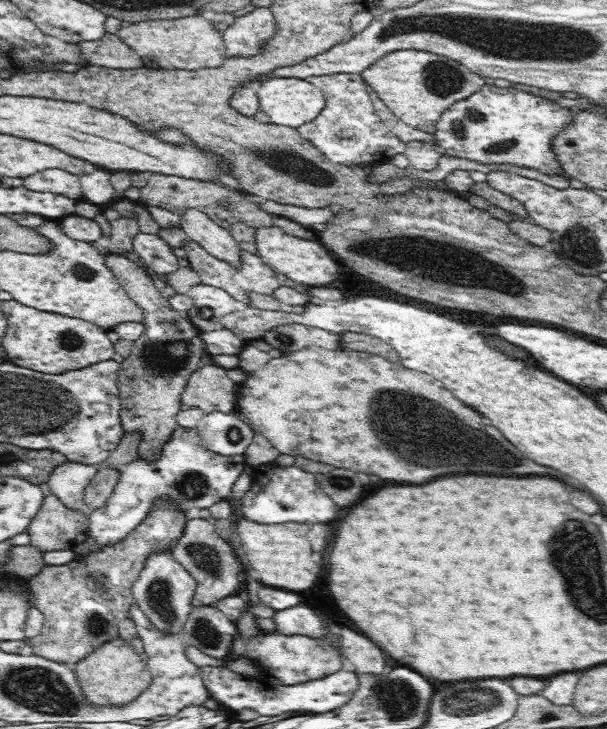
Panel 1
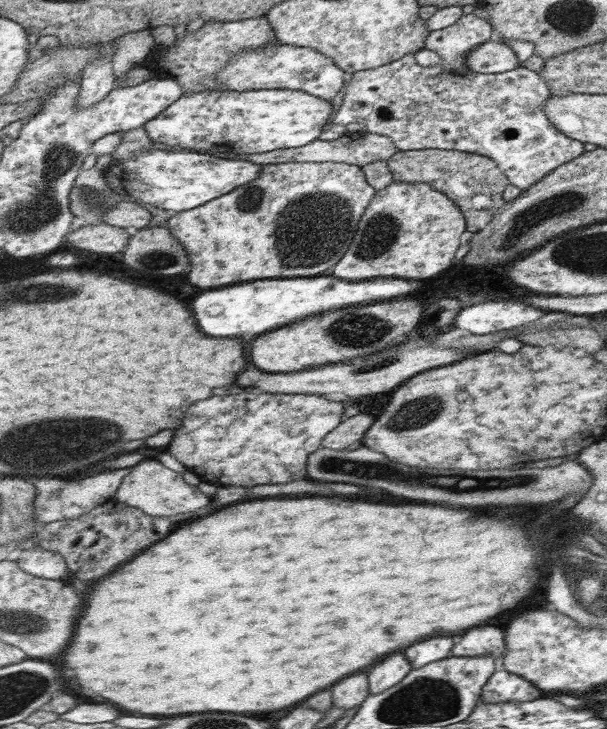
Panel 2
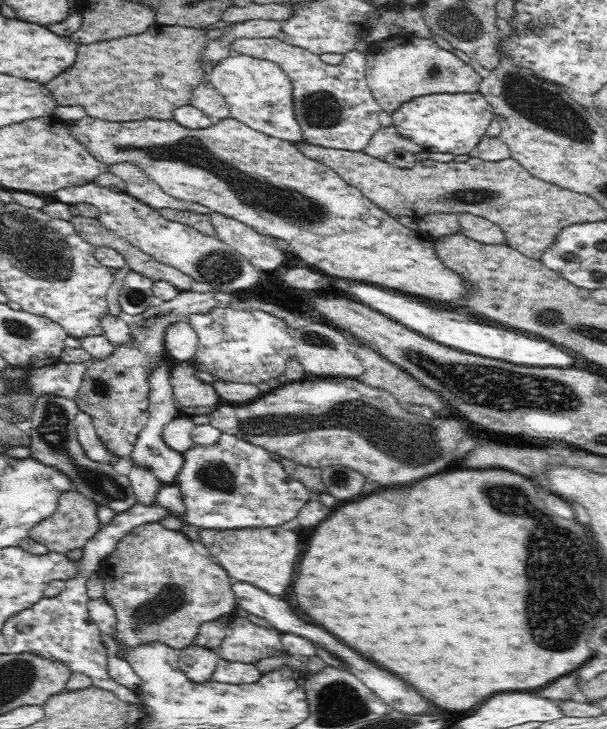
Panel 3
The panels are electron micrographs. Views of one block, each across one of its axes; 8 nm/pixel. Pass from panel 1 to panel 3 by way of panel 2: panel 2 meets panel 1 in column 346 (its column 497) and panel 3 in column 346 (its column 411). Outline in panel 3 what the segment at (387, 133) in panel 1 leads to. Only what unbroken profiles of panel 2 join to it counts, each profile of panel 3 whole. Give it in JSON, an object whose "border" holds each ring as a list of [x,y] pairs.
{"border":[[[278,37],[234,38],[229,45],[229,50],[233,54],[246,54],[252,58],[274,62],[292,79],[294,111],[296,111],[296,119],[298,119],[300,129],[302,129],[303,140],[307,143],[331,149],[363,152],[376,134],[376,130],[381,127],[378,120],[380,120],[379,116],[383,110],[368,88],[366,75],[364,76],[364,62],[344,62],[340,66],[331,66],[322,60],[320,55],[302,47],[286,44]]]}

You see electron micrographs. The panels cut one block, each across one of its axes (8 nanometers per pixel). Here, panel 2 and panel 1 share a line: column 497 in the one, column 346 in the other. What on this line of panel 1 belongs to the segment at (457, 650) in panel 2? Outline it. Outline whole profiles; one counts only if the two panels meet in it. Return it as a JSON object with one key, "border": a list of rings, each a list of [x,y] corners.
{"border":[[[346,628],[342,630],[341,650],[349,668],[357,674],[384,674],[384,652],[368,638]]]}

